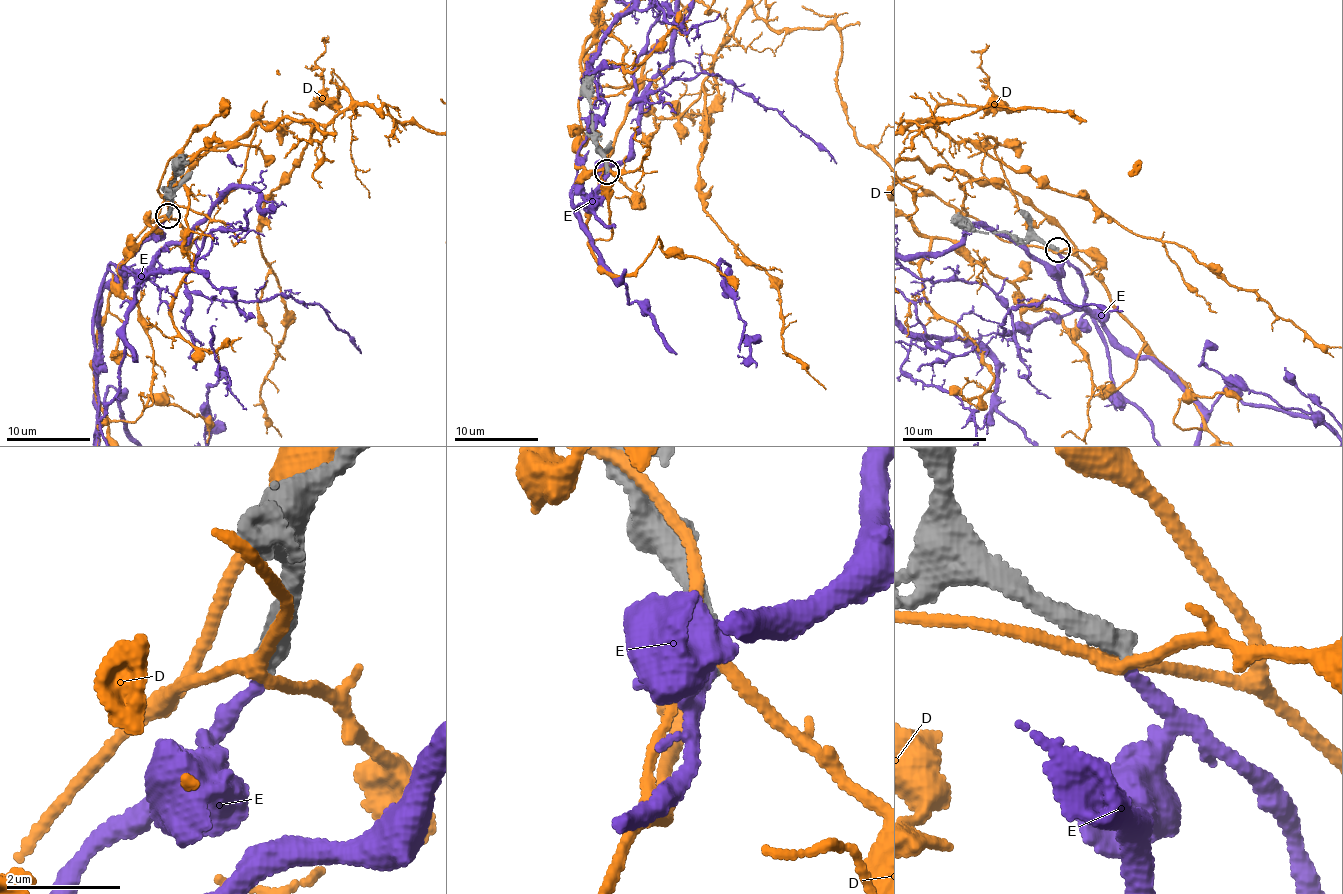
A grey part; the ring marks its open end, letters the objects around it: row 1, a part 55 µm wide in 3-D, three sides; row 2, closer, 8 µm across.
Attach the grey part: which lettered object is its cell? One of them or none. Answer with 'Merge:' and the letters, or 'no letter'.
Merge: no letter

